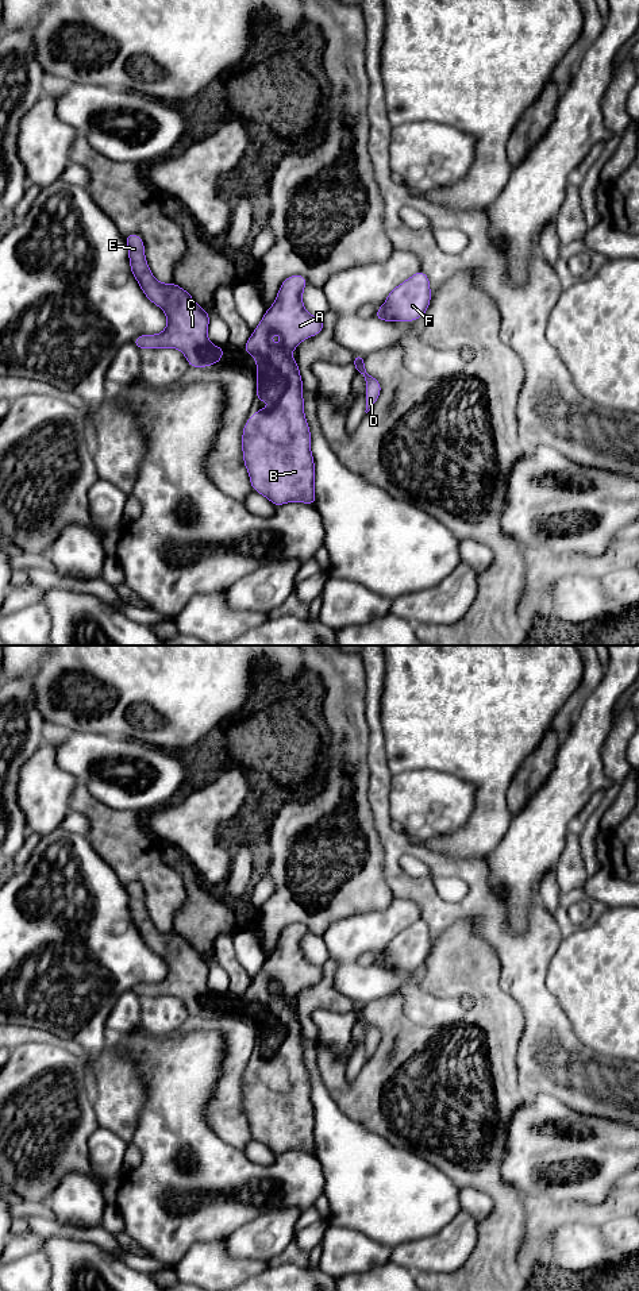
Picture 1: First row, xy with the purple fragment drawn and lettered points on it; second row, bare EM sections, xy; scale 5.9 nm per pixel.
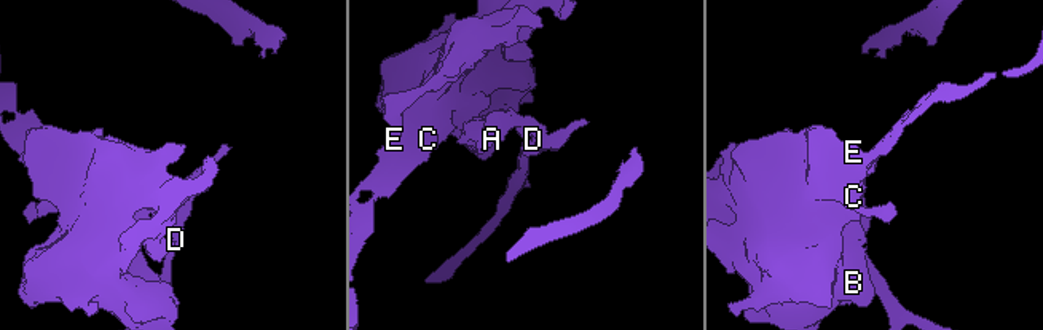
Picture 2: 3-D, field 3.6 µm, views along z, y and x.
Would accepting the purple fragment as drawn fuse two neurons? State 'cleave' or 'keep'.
cleave

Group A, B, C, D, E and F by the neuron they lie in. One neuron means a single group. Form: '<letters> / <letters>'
A B C E / D F

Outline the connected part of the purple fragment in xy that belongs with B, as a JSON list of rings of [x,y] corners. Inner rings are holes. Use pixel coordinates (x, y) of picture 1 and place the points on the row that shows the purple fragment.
[[[300,274],[288,277],[280,286],[276,301],[265,312],[243,350],[257,359],[255,400],[273,405],[247,417],[242,435],[243,462],[253,490],[269,498],[274,506],[290,501],[315,505],[315,463],[311,454],[311,431],[304,416],[303,379],[299,363],[290,351],[307,338],[322,332],[324,320],[308,313],[303,304],[303,290],[308,281]],[[277,332],[282,344],[273,344],[270,334]]]

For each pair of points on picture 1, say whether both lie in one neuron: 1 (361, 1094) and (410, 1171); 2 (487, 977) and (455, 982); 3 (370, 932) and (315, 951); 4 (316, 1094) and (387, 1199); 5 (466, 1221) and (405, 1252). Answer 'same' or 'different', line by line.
1: different
2: same
3: different
4: same
5: same

